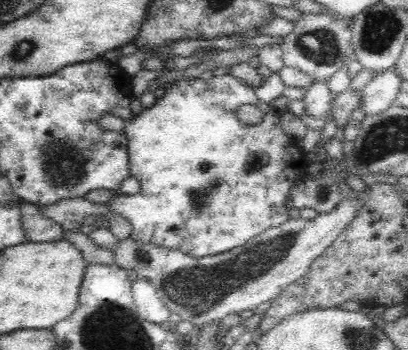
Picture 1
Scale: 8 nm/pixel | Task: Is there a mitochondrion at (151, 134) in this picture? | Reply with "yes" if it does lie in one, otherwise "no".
no

